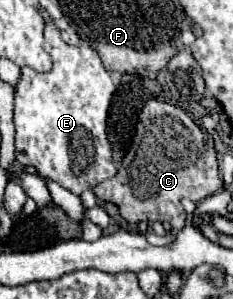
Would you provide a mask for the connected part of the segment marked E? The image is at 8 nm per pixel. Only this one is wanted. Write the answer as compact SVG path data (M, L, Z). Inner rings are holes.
M54 22L44 28L44 50L52 58L52 70L36 72L24 66L16 84L16 160L22 166L32 166L40 178L54 180L80 196L116 174L112 148L106 138L108 106L116 86L96 50L88 44L78 48L66 44Z

